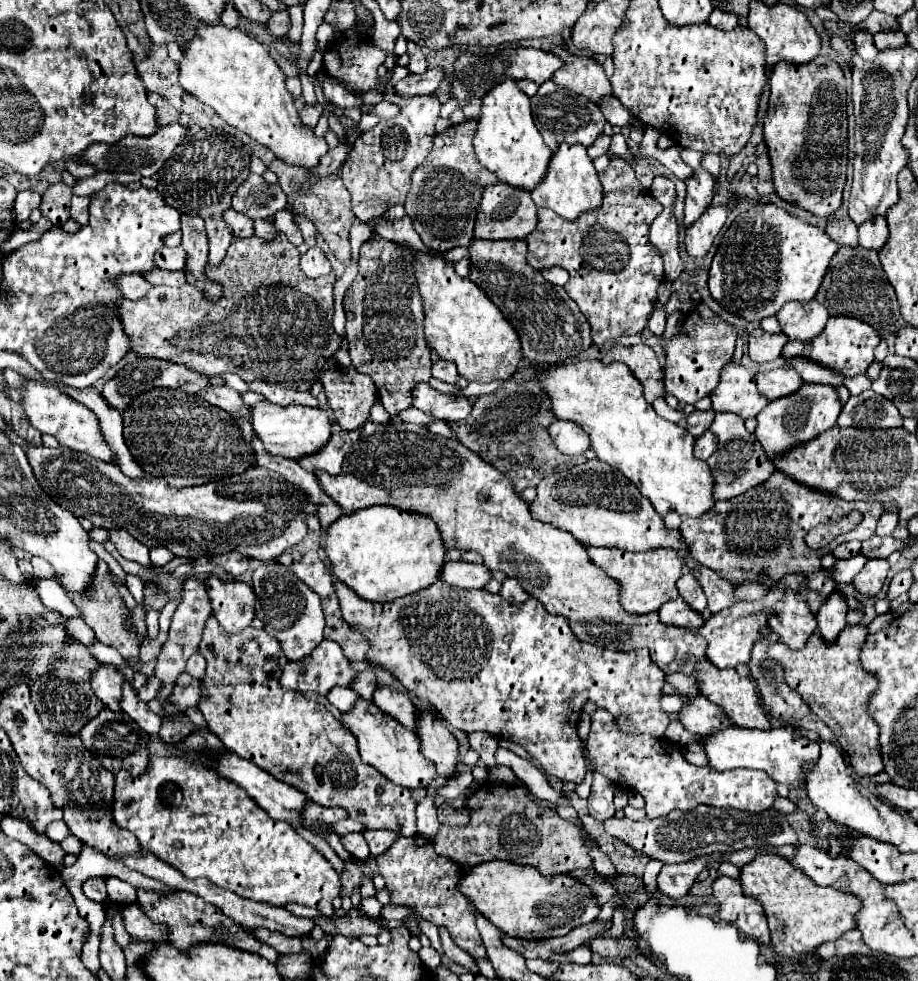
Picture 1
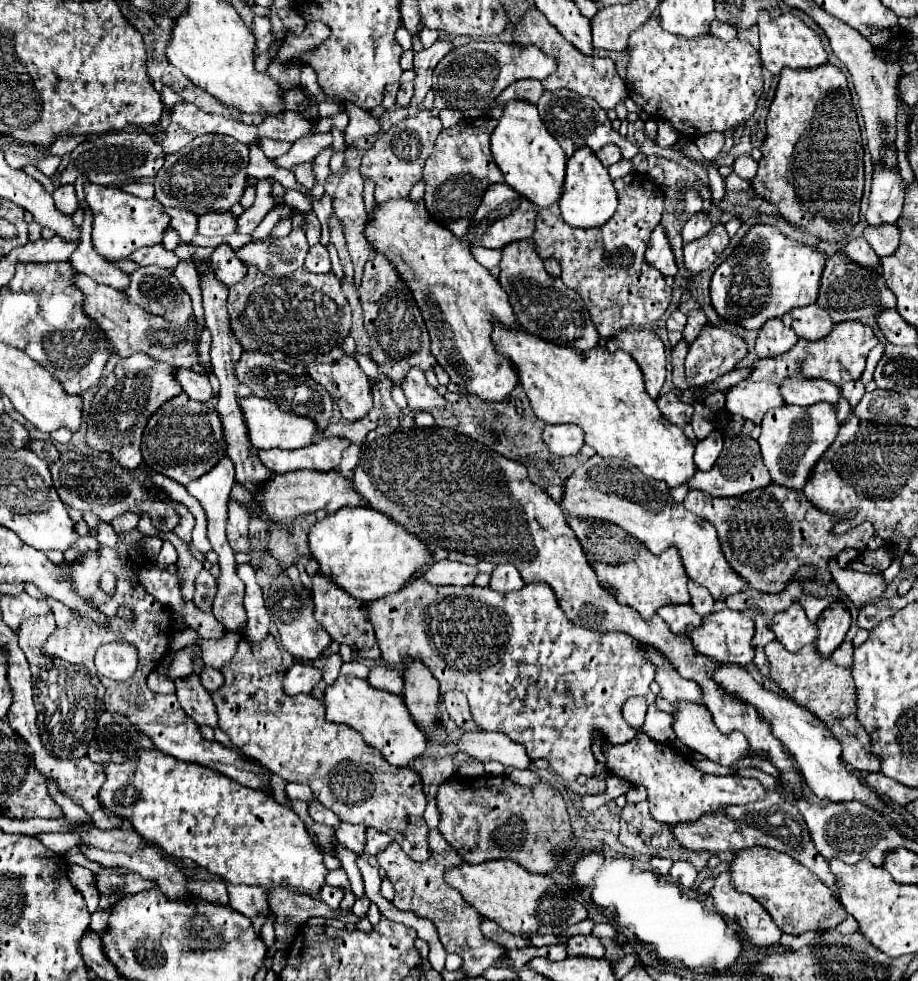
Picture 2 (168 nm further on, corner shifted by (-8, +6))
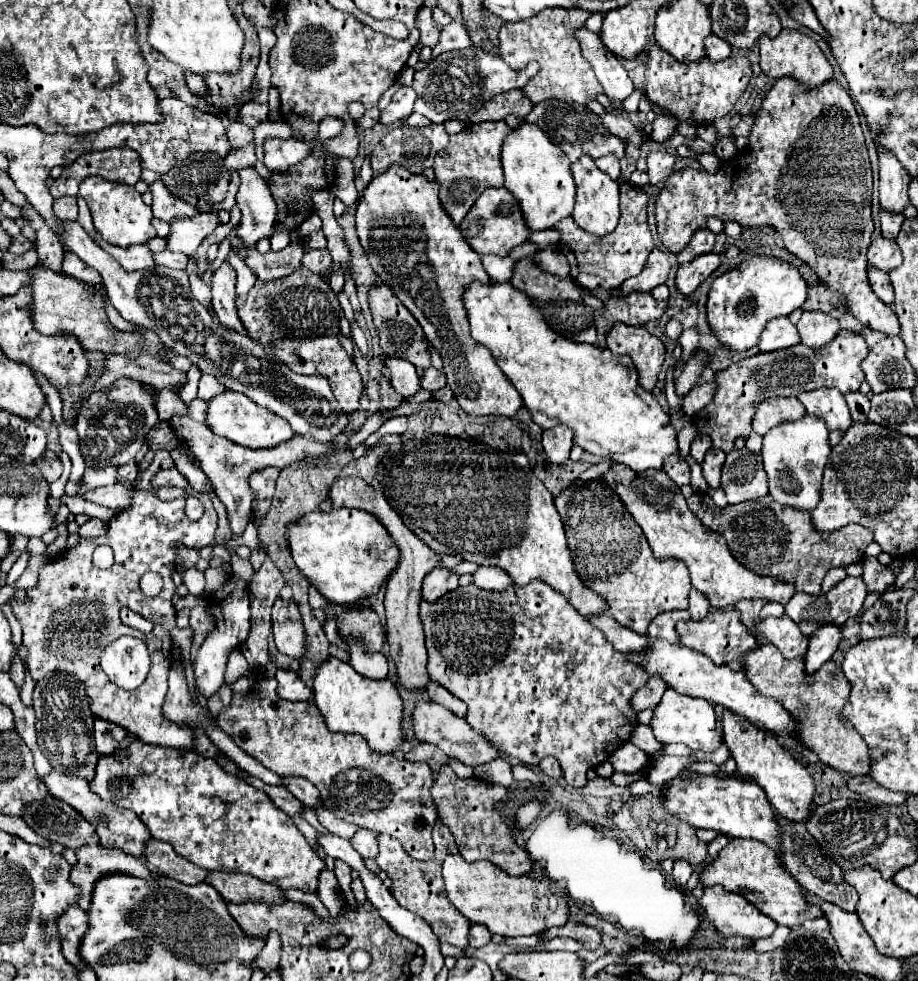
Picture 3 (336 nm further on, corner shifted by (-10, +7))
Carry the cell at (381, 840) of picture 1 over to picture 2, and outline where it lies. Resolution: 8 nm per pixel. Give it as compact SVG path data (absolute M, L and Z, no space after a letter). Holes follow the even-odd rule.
M373 827L367 829L367 845L365 845L365 853L369 855L377 855L381 849L387 849L387 845L391 843L393 839L387 835L387 833L381 833Z

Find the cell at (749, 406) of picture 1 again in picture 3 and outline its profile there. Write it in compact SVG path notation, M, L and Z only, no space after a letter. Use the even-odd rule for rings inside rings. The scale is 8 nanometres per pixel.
M797 398L765 400L753 416L753 432L757 432L759 436L765 436L771 428L775 428L787 420L799 420L805 414L807 412L805 412L803 404L799 404Z

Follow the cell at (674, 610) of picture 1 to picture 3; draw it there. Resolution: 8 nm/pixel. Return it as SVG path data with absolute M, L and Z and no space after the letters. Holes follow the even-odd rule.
M671 610L655 616L655 620L649 624L649 638L663 638L667 642L679 642L679 636L675 632L675 624L679 620L687 620L689 612L687 610Z

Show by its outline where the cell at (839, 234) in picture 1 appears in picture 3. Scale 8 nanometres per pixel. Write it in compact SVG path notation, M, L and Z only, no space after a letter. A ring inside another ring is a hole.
M869 268L869 282L871 282L871 288L877 294L877 298L883 300L885 304L893 306L893 288L891 288L889 274L885 274L877 268Z

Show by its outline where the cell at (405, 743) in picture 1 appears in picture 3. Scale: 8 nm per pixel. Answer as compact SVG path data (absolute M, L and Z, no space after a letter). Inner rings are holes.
M327 658L313 676L315 704L321 710L331 732L359 734L375 752L393 752L403 740L401 732L401 696L389 680L367 680L359 676L347 662Z

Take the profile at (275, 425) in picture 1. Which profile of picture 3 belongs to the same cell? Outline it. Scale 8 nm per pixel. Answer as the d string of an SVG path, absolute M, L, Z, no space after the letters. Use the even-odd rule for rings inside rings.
M229 390L207 402L207 426L217 436L223 436L245 448L273 448L295 436L291 426L287 424L287 420L283 420L277 414L269 412L267 408L255 404L247 396L243 396L239 392L229 392Z

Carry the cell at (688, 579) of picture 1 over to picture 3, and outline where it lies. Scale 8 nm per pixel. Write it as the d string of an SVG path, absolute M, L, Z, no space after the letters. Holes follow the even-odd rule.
M691 590L689 592L689 614L691 614L691 620L701 620L707 612L709 612L709 600L699 594L697 590Z

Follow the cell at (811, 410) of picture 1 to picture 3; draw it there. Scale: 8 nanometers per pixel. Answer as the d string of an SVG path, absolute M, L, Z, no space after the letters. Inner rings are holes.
M805 416L797 422L785 422L771 428L763 438L763 466L769 478L769 494L775 502L791 506L801 512L811 512L821 500L821 478L825 464L829 460L829 430L823 420L815 416Z

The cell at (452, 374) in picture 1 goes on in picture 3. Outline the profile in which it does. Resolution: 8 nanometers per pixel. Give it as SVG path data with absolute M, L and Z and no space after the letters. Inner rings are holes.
M431 366L431 368L427 368L427 370L423 372L423 376L419 378L419 386L421 386L421 390L435 392L435 390L439 390L439 388L445 386L445 376Z

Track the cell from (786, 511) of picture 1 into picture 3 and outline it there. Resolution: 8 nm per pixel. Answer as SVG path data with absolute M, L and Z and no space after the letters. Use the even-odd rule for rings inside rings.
M697 492L687 498L687 506L709 530L725 536L727 546L739 564L755 574L775 576L777 580L791 584L795 582L795 590L805 594L819 594L827 570L835 566L845 568L851 562L859 562L865 554L865 548L873 540L867 528L855 524L833 532L829 538L823 538L823 534L813 528L809 512L781 506L771 496L715 508L709 494Z

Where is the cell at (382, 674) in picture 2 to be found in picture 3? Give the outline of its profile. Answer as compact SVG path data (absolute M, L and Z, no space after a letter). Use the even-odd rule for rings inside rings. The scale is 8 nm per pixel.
M341 638L347 644L349 652L349 664L367 678L383 680L387 678L387 658L381 652L367 652L363 648L363 642L353 638Z

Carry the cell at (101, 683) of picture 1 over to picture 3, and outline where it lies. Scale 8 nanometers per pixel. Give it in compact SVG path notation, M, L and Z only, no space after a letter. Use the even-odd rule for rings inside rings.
M175 468L157 472L151 478L149 490L131 490L131 504L127 510L111 518L109 530L97 538L81 538L77 546L61 552L57 558L49 560L39 570L39 584L27 590L29 602L11 598L11 608L23 626L23 646L27 648L25 664L35 682L49 680L57 674L73 674L83 686L89 700L89 708L95 718L119 724L129 734L137 736L147 744L159 744L169 748L193 748L193 732L183 730L177 724L163 718L163 700L167 694L167 674L171 668L171 630L175 628L175 608L171 596L175 594L175 584L171 578L171 568L175 566L177 548L203 548L213 542L217 528L217 512L207 494L195 492L187 478ZM177 486L187 490L205 506L205 514L199 520L189 520L185 516L185 498L161 502L153 496L153 488ZM97 546L111 546L115 552L115 562L109 570L95 568L91 554ZM153 570L163 574L165 588L163 596L147 598L139 590L139 580L143 572ZM129 608L139 612L155 624L151 634L141 634L119 620L119 610ZM119 636L139 636L151 656L151 670L147 684L139 692L119 690L111 684L105 672L99 668L99 652L103 644L117 640Z

